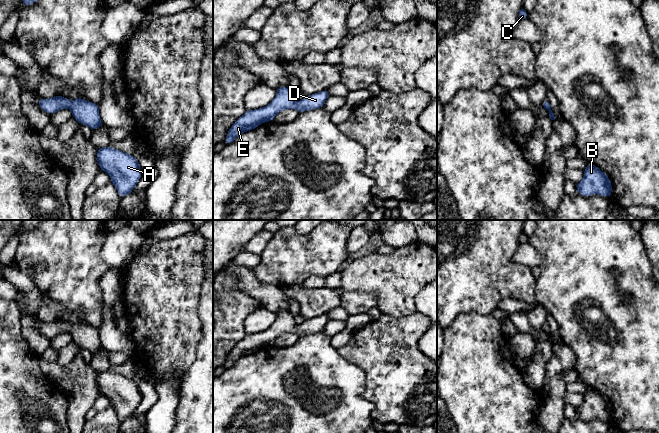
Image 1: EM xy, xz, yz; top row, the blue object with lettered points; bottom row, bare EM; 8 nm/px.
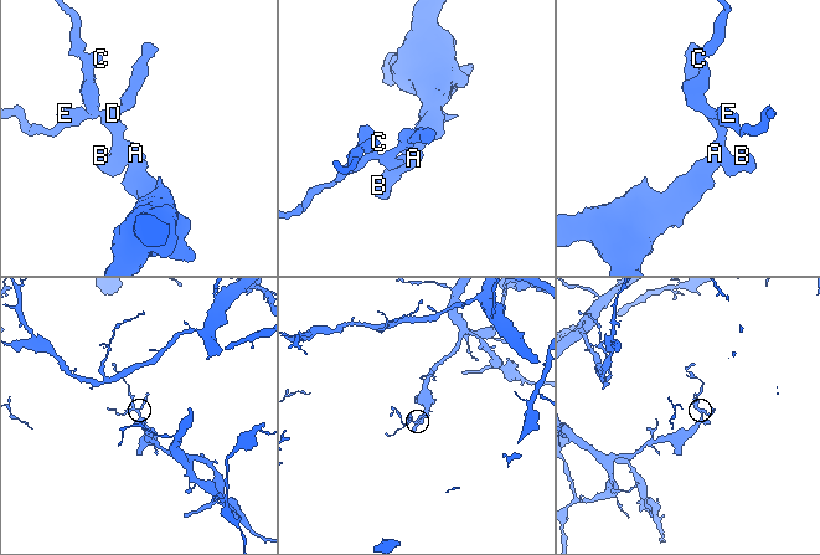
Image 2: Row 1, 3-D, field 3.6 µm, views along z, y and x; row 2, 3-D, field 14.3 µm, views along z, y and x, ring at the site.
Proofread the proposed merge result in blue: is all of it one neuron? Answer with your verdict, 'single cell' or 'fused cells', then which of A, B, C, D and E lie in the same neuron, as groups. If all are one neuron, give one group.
single cell; A B C D E

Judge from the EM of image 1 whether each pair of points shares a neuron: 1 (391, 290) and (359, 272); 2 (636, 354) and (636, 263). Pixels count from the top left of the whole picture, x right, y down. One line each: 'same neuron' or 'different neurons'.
1: same neuron
2: same neuron

